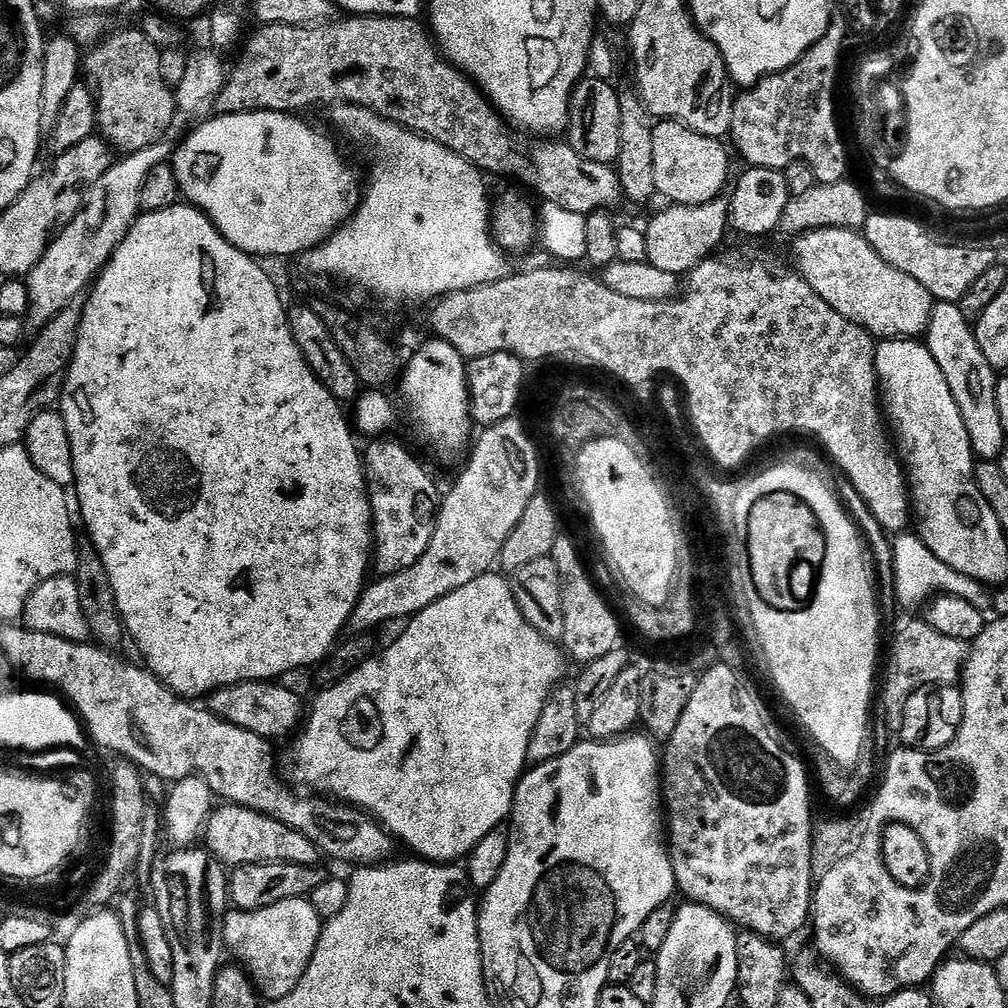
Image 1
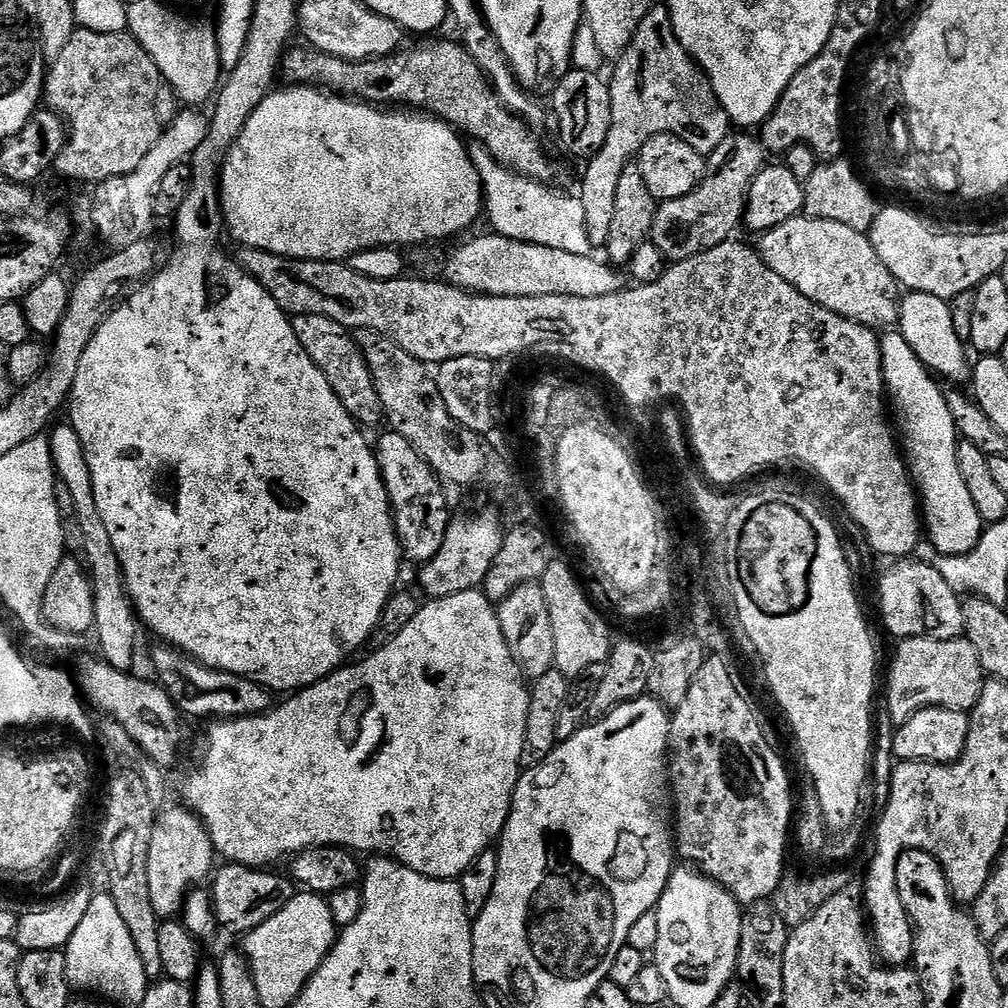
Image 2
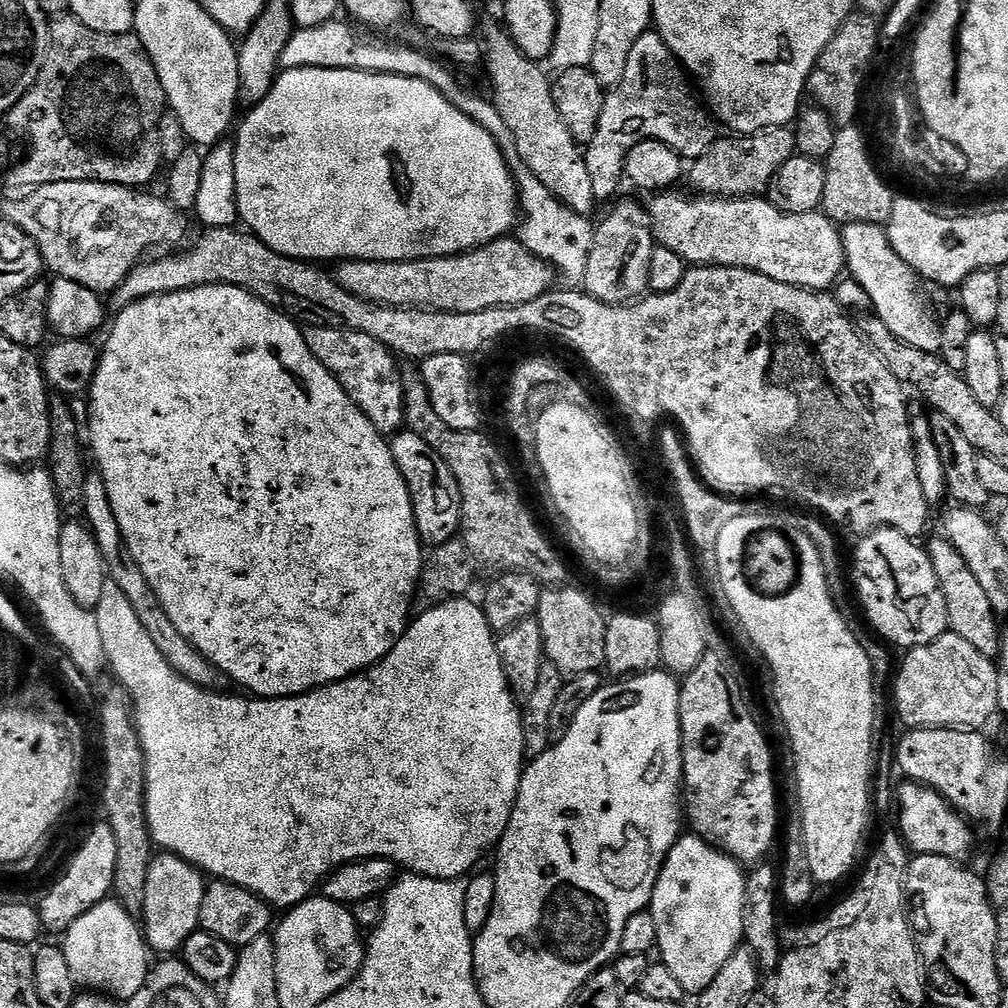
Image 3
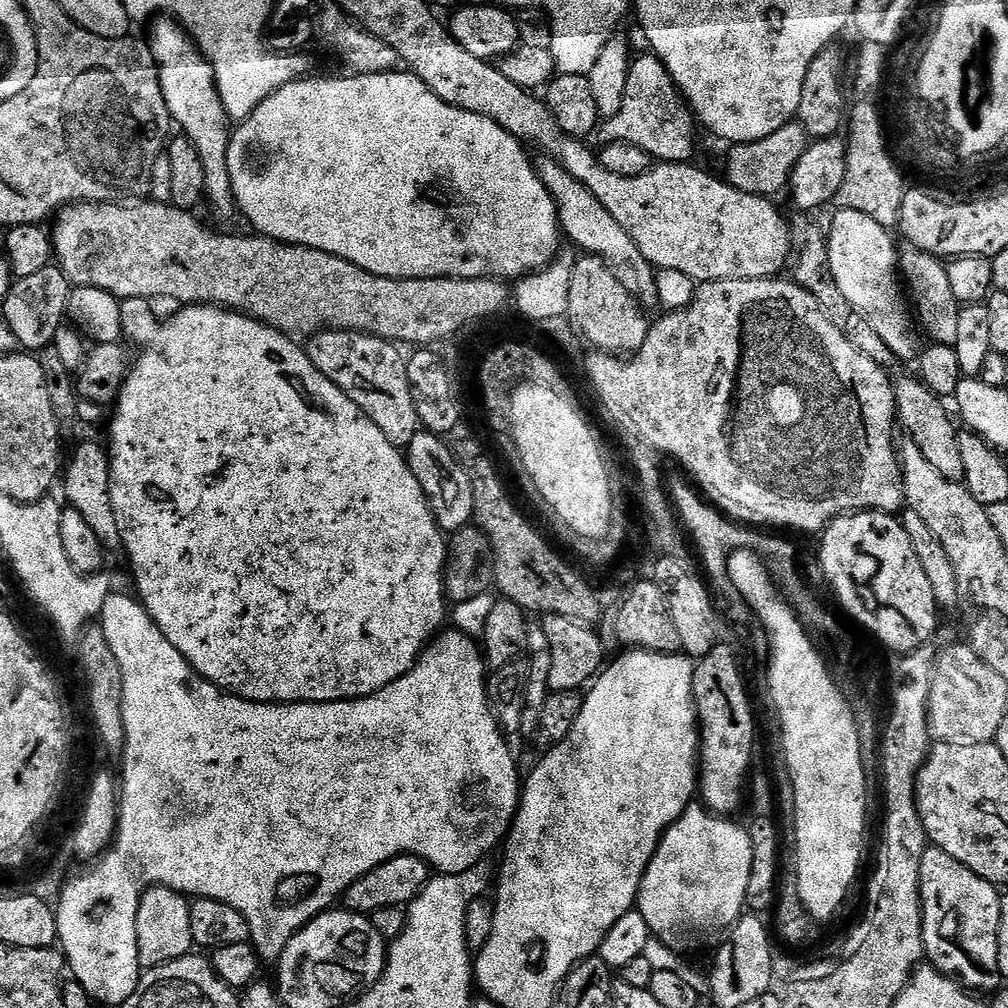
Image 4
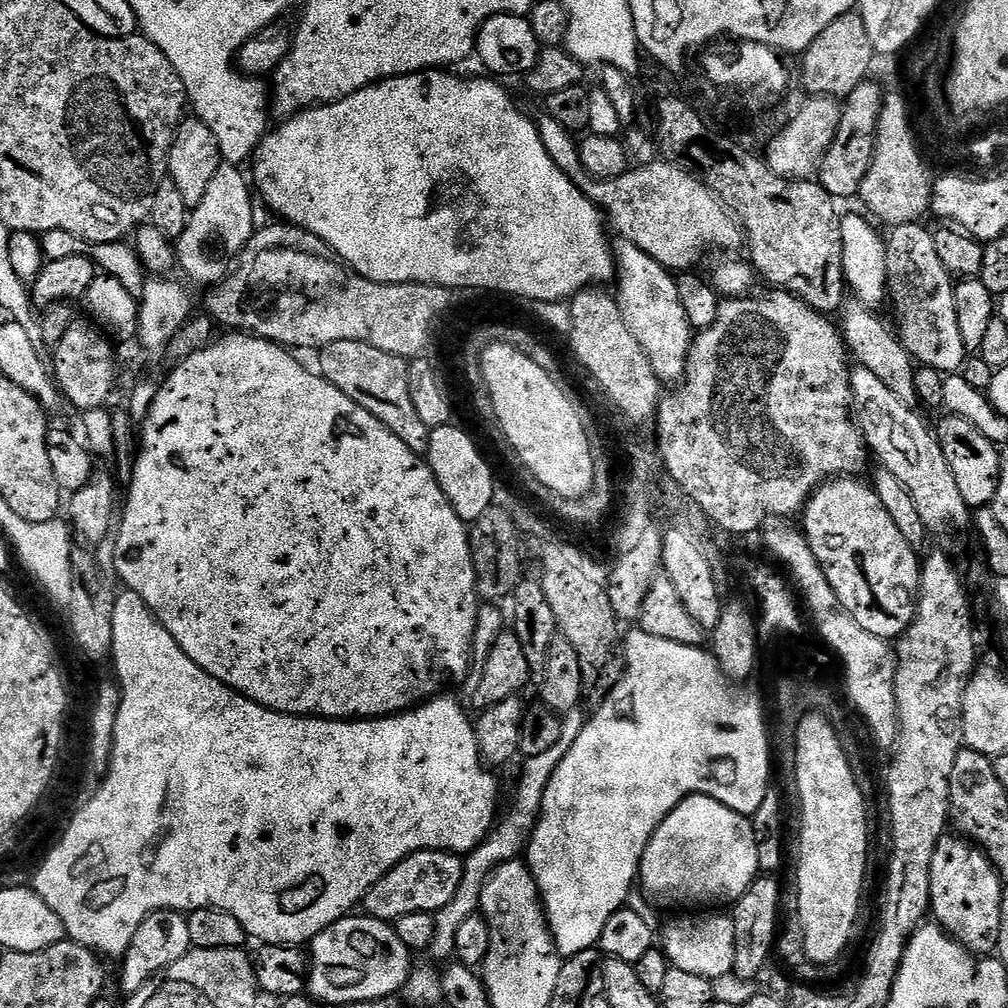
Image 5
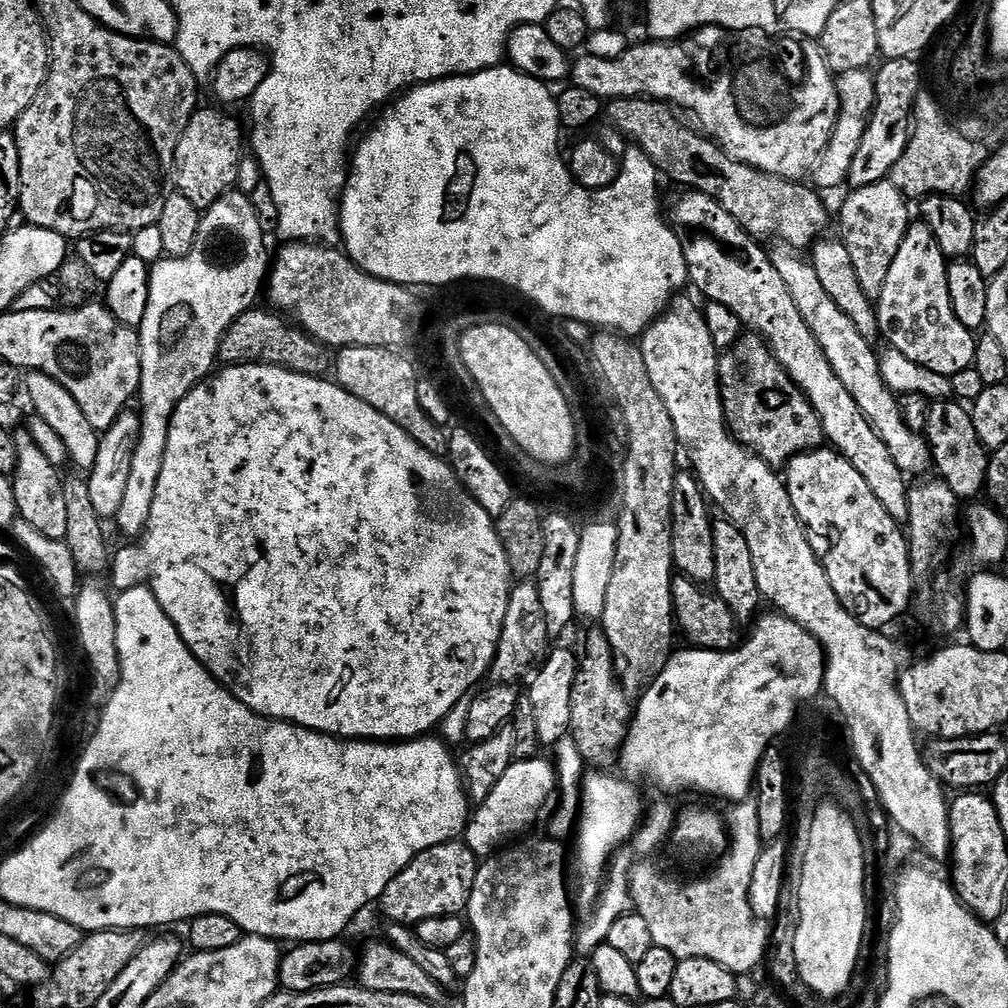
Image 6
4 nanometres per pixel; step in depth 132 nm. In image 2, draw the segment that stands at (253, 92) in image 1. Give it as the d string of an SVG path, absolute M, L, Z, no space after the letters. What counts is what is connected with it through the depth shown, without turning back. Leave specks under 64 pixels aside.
M428 38L425 44L416 44L413 48L401 47L399 52L391 56L383 56L377 60L343 60L331 56L326 52L318 52L311 46L304 48L289 47L282 59L282 76L292 86L315 86L321 90L327 90L332 94L339 94L349 98L359 98L361 101L377 106L403 106L408 110L423 110L425 113L437 116L444 120L450 127L465 137L477 140L485 144L489 152L497 160L520 172L530 179L552 182L556 176L556 164L548 157L540 136L535 132L533 125L513 112L498 98L498 94L492 89L488 81L488 75L481 70L478 62L470 58L463 44L452 40L436 40L440 38Z

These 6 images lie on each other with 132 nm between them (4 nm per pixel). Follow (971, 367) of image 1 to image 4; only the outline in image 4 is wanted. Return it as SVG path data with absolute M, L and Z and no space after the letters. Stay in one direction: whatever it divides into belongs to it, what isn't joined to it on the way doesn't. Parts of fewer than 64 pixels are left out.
M840 208L837 213L832 220L832 229L828 228L826 235L830 270L841 291L843 303L849 304L852 310L868 321L897 361L919 361L921 333L902 287L902 277L898 271L898 244L892 241L893 233L874 222L870 214L849 208Z

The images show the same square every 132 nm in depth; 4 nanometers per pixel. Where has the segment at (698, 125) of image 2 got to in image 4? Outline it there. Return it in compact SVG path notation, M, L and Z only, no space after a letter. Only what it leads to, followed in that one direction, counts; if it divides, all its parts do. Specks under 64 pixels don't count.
M655 54L647 55L637 55L633 59L626 78L622 110L603 121L598 136L604 144L630 142L634 146L642 146L642 150L649 152L656 162L683 164L691 161L696 152L698 121L664 63Z

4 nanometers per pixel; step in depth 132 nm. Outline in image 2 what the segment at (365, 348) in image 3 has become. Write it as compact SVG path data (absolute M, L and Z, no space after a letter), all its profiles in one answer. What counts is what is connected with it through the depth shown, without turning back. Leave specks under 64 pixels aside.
M298 314L291 317L291 321L294 334L298 334L298 342L302 342L302 350L306 350L314 366L326 374L326 382L330 382L334 394L338 394L338 402L346 406L356 423L361 426L381 423L384 420L382 398L378 396L378 386L374 384L370 366L366 366L366 358L350 329L322 314Z

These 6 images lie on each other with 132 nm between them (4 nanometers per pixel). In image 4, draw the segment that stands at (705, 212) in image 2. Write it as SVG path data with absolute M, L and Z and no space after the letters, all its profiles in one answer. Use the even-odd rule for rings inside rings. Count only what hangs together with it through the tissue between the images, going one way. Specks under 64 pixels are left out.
M798 122L782 126L774 134L762 138L758 142L749 144L734 144L727 150L728 157L724 160L724 172L727 183L732 184L738 190L746 194L754 194L765 198L775 197L775 192L780 192L789 187L792 171L807 150L810 138L806 130ZM728 175L728 176L727 176Z

